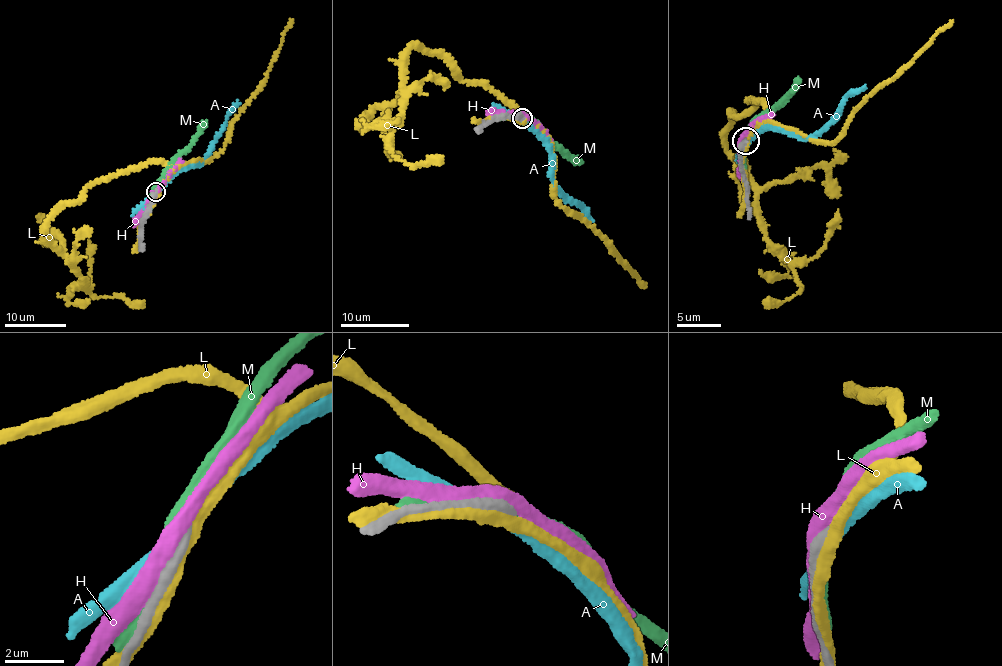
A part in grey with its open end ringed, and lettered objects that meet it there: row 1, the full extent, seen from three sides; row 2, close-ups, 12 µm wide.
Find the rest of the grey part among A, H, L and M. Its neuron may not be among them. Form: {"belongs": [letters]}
{"belongs": []}

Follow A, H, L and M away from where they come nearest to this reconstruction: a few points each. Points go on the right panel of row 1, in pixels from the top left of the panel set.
A: (743, 145), (769, 128), (811, 138), (830, 120), (839, 105), (865, 84)
H: (741, 148), (743, 138), (760, 119), (772, 115)
L: (743, 152), (763, 98), (733, 113), (725, 150), (801, 292), (772, 306), (764, 300)
M: (741, 154), (743, 138), (773, 109), (798, 78)

